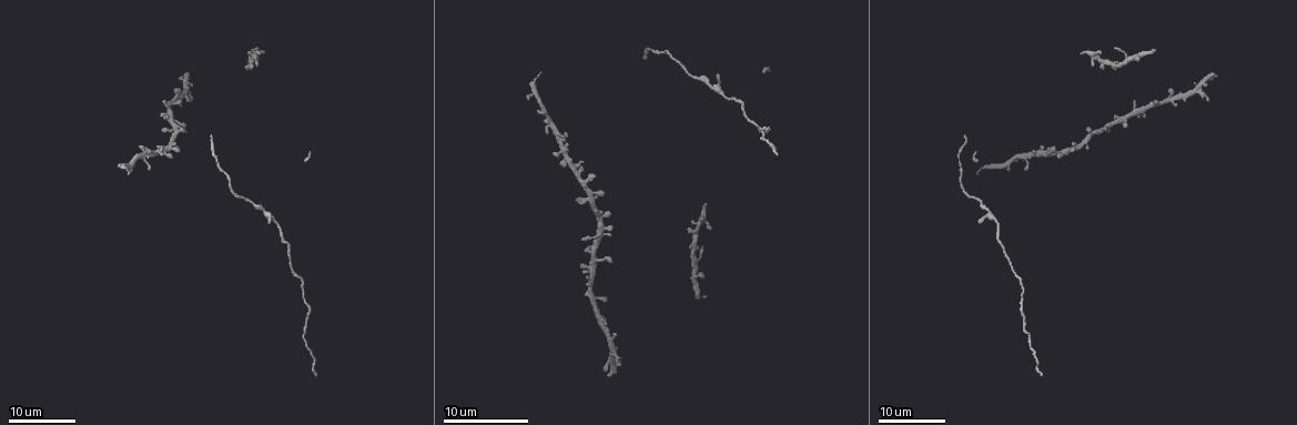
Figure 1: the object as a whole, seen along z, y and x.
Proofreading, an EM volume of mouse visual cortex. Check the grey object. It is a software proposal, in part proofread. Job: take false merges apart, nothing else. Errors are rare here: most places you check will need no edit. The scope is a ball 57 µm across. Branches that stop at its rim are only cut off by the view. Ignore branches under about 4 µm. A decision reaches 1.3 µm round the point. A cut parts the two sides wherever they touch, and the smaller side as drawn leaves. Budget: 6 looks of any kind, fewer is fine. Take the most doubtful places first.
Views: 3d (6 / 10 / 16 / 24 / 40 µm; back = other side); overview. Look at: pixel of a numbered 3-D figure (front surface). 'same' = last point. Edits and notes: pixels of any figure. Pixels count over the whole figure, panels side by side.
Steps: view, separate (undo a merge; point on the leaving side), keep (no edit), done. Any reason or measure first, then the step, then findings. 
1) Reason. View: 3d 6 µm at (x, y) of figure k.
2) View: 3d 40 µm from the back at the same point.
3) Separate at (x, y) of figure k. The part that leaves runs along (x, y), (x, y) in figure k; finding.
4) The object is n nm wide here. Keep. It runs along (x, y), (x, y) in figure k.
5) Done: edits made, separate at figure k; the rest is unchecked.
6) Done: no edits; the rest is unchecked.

View: 3d 24 µm at (994, 216) of figure 1.

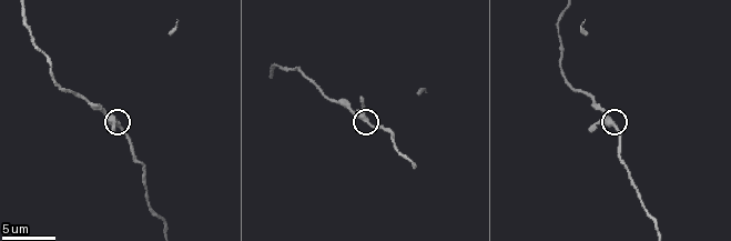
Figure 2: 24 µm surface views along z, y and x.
View: 3d 10 µm at (611, 125) of figure 2.

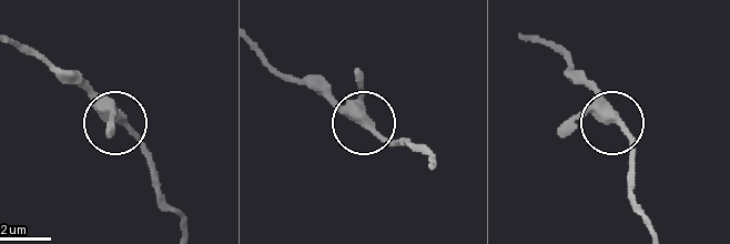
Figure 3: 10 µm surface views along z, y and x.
Keep. One cell here.

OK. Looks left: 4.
Three-way junction. View: 3d 24 µm at (184, 91) of figure 1.

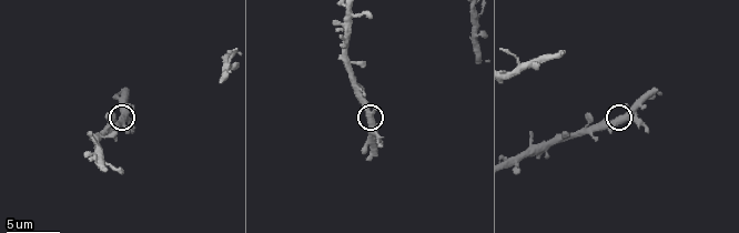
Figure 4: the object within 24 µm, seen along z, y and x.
Closer look. View: 3d 6 µm at (369, 119) of figure 4.

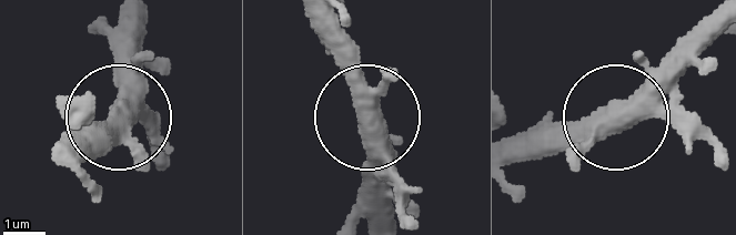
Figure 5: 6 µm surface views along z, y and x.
3 arms meet here. Keep. It runs along (319, 12), (390, 188) in figure 5; continuous, no second cell.

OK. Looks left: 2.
Sudden change in width. View: 3d 16 µm at (86, 100) of figure 2.

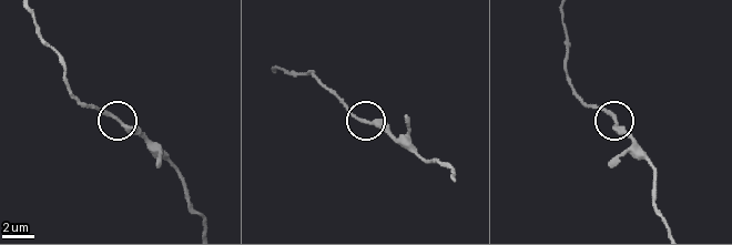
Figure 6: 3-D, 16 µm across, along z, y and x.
View: 3d 16 µm from the back at (613, 119) of figure 6.

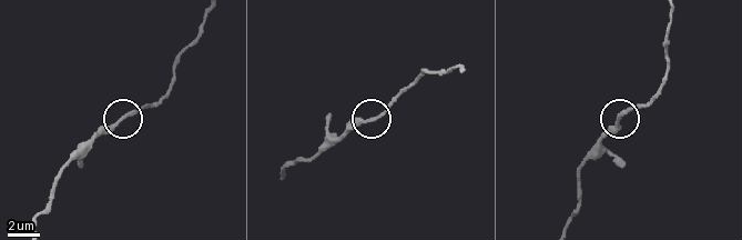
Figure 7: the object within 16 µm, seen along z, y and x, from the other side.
The object is 240 nm wide here. Keep. One cell here.

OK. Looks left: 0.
Done: no edits; the rest is unchecked.

